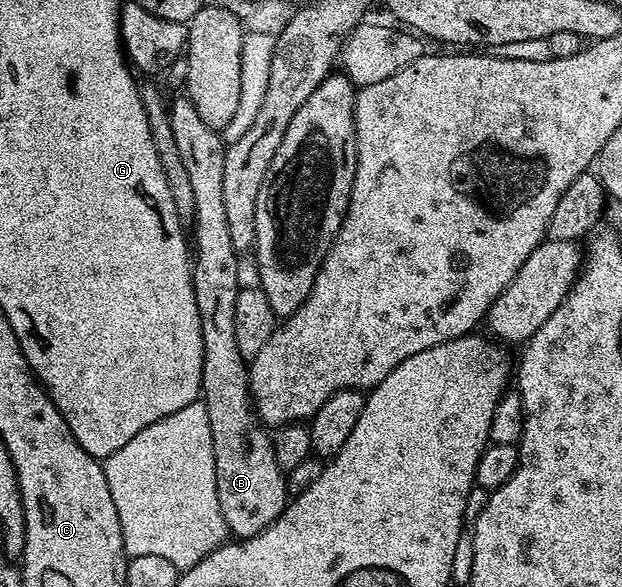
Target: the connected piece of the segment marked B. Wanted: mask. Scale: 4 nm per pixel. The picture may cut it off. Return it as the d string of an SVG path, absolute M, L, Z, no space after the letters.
M180 98L180 100L174 101L172 99L169 111L173 126L173 139L177 142L177 151L181 153L181 162L185 162L189 183L193 185L193 202L195 203L193 235L195 235L195 240L193 236L191 281L197 298L197 310L201 318L201 342L203 343L201 399L209 410L209 430L213 430L213 458L217 470L217 502L221 502L221 514L227 523L228 533L240 540L248 540L264 532L283 513L289 503L289 493L287 477L281 470L281 466L277 466L277 454L273 454L271 436L268 429L256 416L255 405L251 403L251 387L247 378L248 361L243 359L241 350L237 350L235 303L241 287L241 281L239 281L241 256L236 252L233 241L229 239L229 225L225 219L223 176L227 150L224 137L203 121L191 100Z

